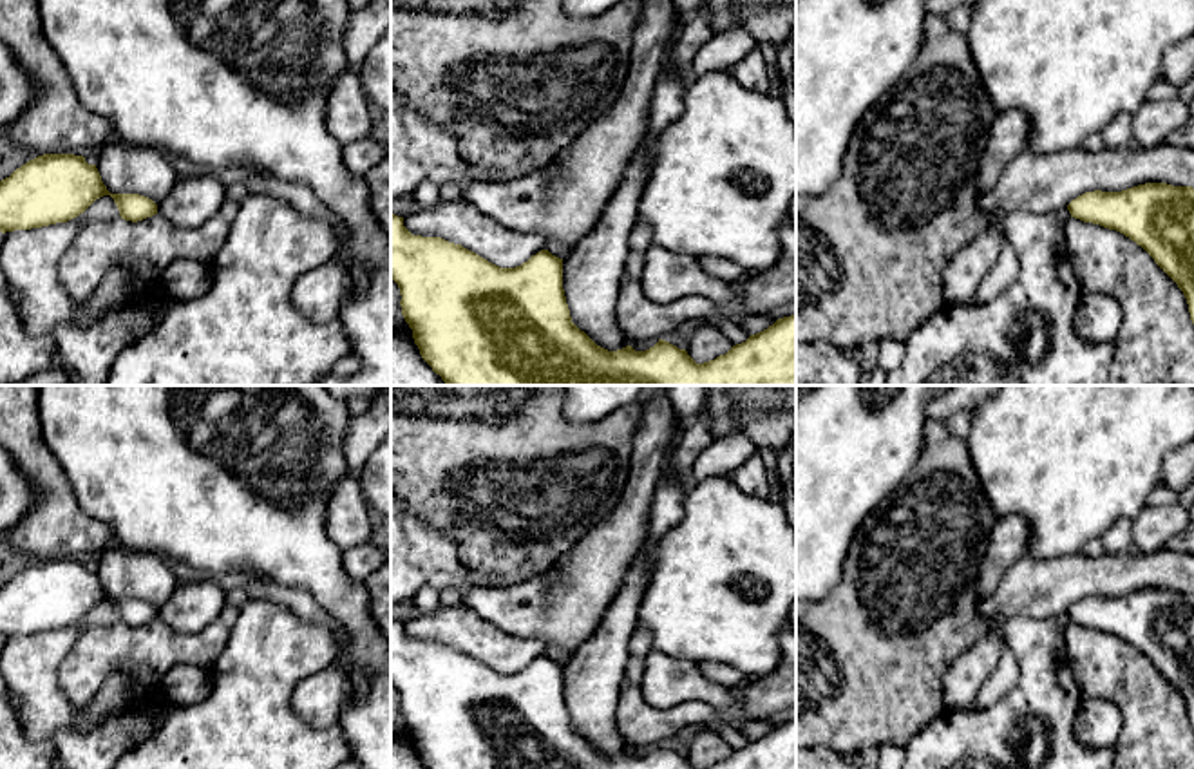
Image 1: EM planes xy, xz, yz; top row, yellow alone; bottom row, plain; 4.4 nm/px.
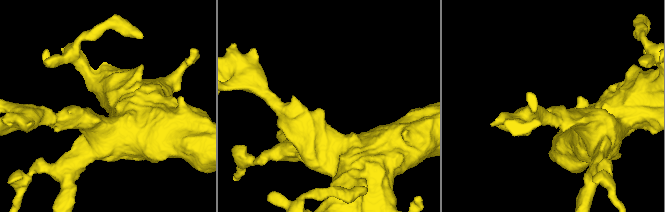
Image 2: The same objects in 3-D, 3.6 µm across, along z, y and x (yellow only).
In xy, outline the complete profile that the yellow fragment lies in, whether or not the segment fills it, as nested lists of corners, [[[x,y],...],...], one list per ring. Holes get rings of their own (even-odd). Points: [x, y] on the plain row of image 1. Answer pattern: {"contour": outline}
{"contour": [[[43,559],[0,586],[0,637],[67,628],[96,604],[110,601],[125,626],[157,619],[157,610],[139,599],[110,599],[96,570],[83,561]]]}

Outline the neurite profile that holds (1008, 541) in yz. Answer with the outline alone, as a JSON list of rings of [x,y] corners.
[[[1008,514],[995,523],[977,579],[979,597],[990,597],[1008,568],[1028,555],[1029,536],[1029,523],[1022,516]]]

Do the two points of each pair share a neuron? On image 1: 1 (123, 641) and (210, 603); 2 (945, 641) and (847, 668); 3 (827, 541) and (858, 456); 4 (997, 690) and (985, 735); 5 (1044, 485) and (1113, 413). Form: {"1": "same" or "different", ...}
{"1": "different", "2": "same", "3": "same", "4": "different", "5": "same"}

